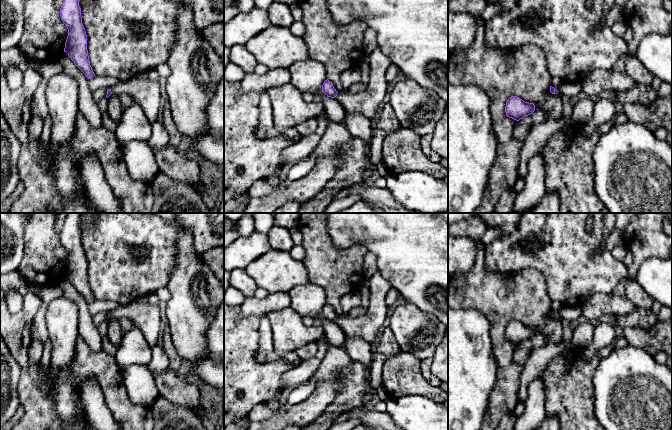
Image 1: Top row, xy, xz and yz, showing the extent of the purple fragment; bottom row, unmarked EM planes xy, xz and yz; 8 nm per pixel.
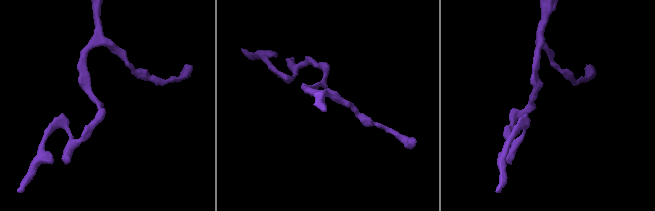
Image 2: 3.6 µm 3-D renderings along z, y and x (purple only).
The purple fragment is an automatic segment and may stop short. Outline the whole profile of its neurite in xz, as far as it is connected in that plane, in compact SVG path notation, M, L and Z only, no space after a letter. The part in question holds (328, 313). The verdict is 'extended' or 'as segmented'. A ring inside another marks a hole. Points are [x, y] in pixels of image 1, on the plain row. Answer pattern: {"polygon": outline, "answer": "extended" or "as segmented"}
{"polygon": "M377 271L369 282L370 300L365 315L358 317L338 317L328 303L322 309L322 316L328 321L335 322L349 338L362 338L369 344L375 344L376 337L382 330L387 317L388 306L385 303L386 294L392 288L389 281Z", "answer": "extended"}

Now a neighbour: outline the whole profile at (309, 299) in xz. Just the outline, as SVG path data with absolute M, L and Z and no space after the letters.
M312 283L296 286L289 292L291 308L300 316L309 316L323 321L324 336L329 345L343 347L346 336L343 330L335 323L322 316L322 309L327 304L325 290Z

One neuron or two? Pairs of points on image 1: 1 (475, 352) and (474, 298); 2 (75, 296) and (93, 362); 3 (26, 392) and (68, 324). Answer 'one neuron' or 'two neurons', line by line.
1: two neurons
2: two neurons
3: two neurons

